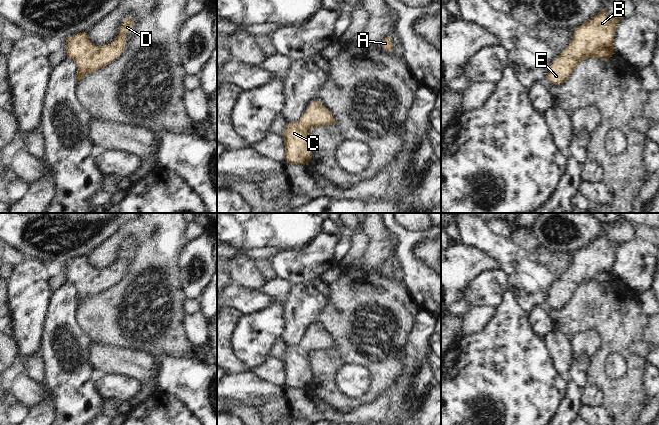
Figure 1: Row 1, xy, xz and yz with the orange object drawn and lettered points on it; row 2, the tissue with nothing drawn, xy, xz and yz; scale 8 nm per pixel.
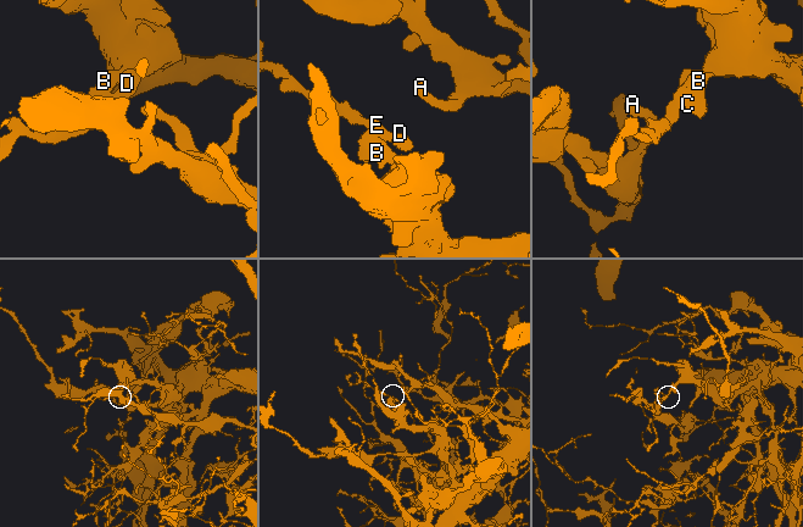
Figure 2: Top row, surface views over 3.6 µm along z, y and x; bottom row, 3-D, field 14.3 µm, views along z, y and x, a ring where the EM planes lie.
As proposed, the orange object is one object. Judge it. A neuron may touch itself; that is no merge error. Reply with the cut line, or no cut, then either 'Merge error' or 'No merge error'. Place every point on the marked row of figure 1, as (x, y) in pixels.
No split. No merge error

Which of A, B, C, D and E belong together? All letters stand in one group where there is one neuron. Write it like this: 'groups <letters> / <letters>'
groups A B C D E

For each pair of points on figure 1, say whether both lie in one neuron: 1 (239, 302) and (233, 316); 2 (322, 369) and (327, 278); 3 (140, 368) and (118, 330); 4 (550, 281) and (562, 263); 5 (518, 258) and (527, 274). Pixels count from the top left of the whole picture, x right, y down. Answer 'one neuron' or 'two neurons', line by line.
1: two neurons
2: two neurons
3: two neurons
4: two neurons
5: one neuron

